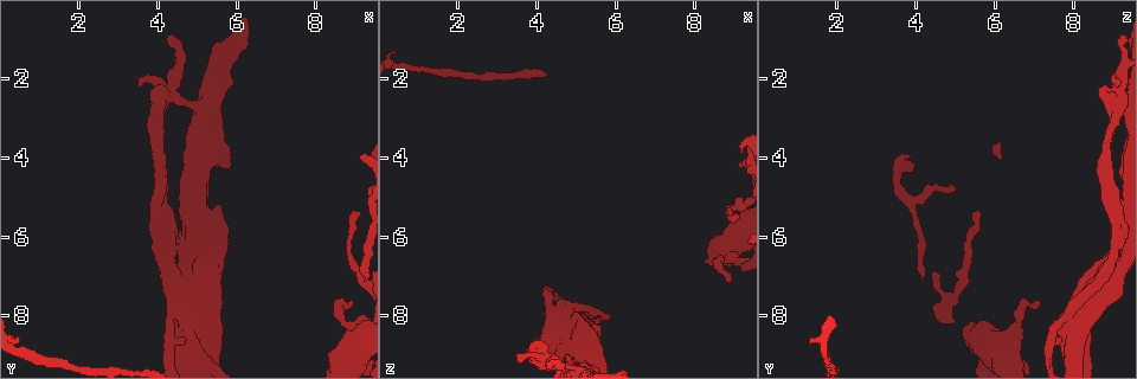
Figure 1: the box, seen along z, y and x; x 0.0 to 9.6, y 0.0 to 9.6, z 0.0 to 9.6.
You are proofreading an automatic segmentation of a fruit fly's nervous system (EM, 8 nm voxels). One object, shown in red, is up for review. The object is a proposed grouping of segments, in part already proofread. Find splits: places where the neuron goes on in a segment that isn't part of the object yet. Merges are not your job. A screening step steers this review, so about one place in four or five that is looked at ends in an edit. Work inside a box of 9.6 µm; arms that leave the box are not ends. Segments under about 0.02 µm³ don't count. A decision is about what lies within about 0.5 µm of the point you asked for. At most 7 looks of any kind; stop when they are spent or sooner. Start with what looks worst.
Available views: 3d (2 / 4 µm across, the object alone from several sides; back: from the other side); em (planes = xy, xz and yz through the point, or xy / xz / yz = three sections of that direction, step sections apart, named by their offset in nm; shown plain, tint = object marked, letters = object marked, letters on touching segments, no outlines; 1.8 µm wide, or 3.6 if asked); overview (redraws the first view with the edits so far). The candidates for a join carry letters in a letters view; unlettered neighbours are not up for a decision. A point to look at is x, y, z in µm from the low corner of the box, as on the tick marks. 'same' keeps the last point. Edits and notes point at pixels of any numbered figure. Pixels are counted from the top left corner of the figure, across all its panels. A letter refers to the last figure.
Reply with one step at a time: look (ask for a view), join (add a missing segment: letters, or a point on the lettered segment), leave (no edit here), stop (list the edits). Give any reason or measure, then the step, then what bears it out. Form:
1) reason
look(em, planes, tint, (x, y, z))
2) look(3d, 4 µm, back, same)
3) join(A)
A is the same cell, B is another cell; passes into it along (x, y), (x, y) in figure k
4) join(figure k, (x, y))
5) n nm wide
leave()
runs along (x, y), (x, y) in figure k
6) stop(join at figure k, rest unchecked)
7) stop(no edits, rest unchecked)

free end
look(em, planes, tint, (9.05, 5.35, 5.55))

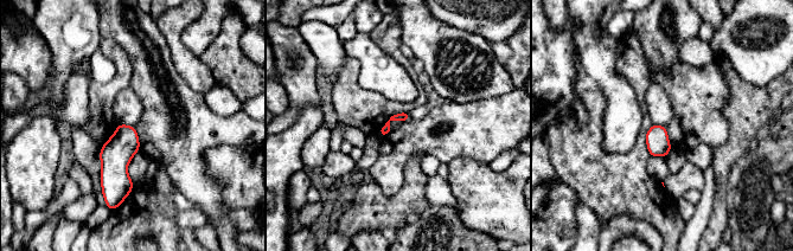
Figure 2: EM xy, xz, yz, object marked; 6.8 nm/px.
look(em, planes, letters, same)

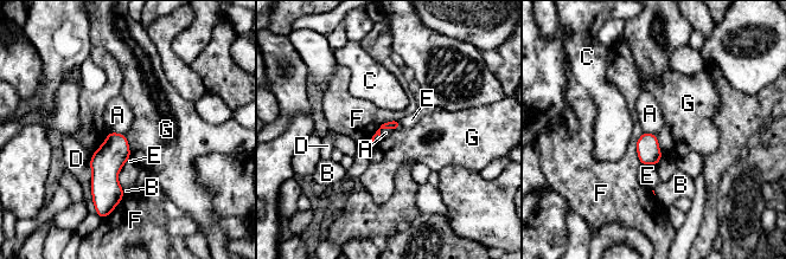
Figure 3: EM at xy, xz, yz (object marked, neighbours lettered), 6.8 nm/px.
leave()
A, B, C, D, E, F and G are other cells; border along (394, 128), (383, 128), (381, 138) in figure 3; no lettered segment goes on from it

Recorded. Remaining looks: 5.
touches itself
look(3d, 2 µm, back, (3.85, 3.60, 8.75))

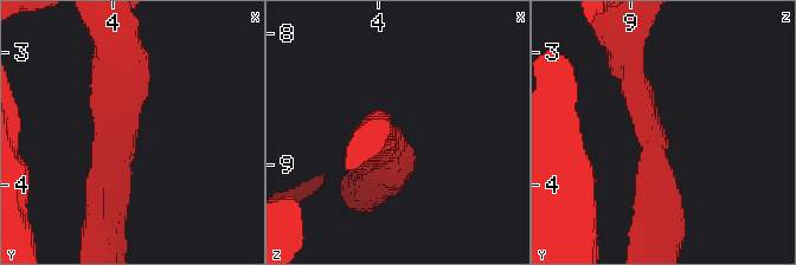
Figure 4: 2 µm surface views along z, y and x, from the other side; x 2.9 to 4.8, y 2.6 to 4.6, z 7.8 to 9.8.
look(em, xz, step 4, tint, (3.86, 3.56, 8.80))

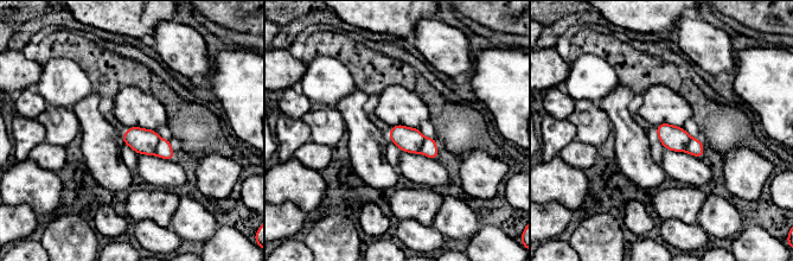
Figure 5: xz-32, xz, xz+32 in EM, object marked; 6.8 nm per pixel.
look(em, planes, letters, same)

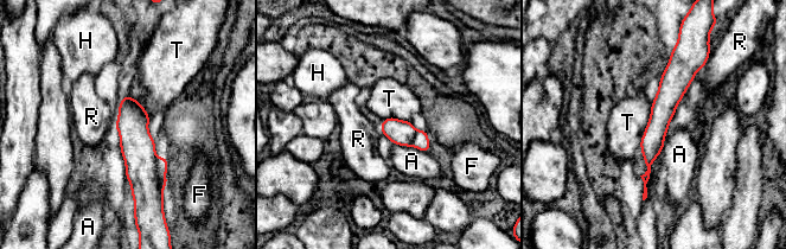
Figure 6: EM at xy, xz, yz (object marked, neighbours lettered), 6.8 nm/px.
leave()
A, F, H, R and T are other cells; border along (651, 107), (651, 116), (639, 148) in figure 6; none of them fits

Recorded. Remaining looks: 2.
closes a loop
look(3d, 2 µm, (4.15, 7.15, 8.50))

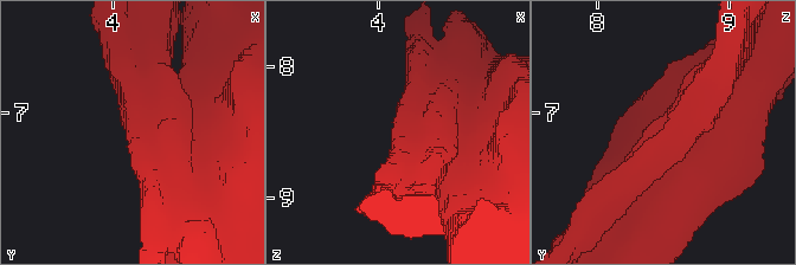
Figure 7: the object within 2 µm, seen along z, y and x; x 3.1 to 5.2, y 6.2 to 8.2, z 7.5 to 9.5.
look(em, yz, step 4, letters, (4.18, 7.16, 8.50))

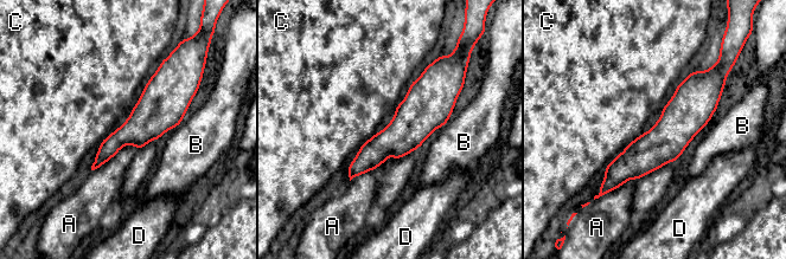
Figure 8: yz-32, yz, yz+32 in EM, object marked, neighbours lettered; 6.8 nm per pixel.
240 nm wide; C touches over 360 nm
leave()
A, B, C and D are other cells; no lettered segment goes on from it

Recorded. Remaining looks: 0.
stop(no edits, rest unchecked)

